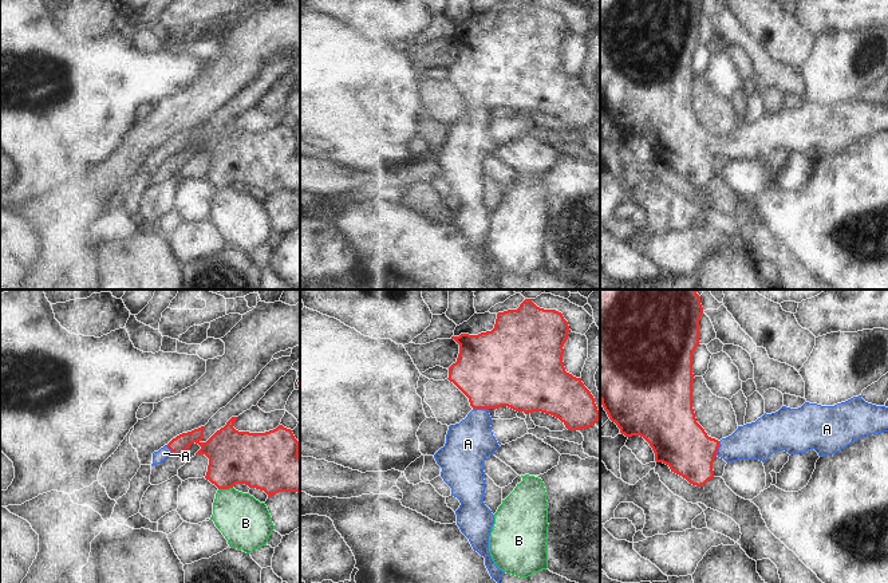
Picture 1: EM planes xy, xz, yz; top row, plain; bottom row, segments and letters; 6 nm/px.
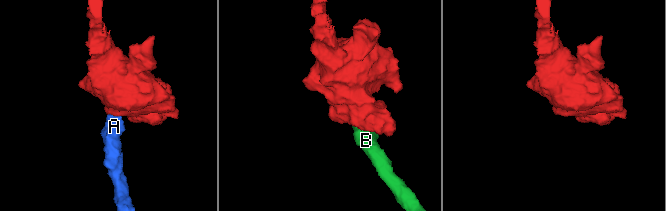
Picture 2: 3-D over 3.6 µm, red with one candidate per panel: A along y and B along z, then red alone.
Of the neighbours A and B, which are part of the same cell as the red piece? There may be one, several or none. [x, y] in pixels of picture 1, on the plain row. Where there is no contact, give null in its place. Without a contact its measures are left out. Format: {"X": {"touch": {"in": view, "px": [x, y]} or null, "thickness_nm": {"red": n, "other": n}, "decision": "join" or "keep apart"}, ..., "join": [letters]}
{"A": {"touch": {"in": "xz", "px": [481, 107]}, "thickness_nm": {"red": 460, "other": 280}, "decision": "join"}, "B": {"touch": {"in": "xy", "px": [225, 188]}, "thickness_nm": {"red": 320, "other": 300}, "decision": "keep apart"}, "join": ["A"]}

